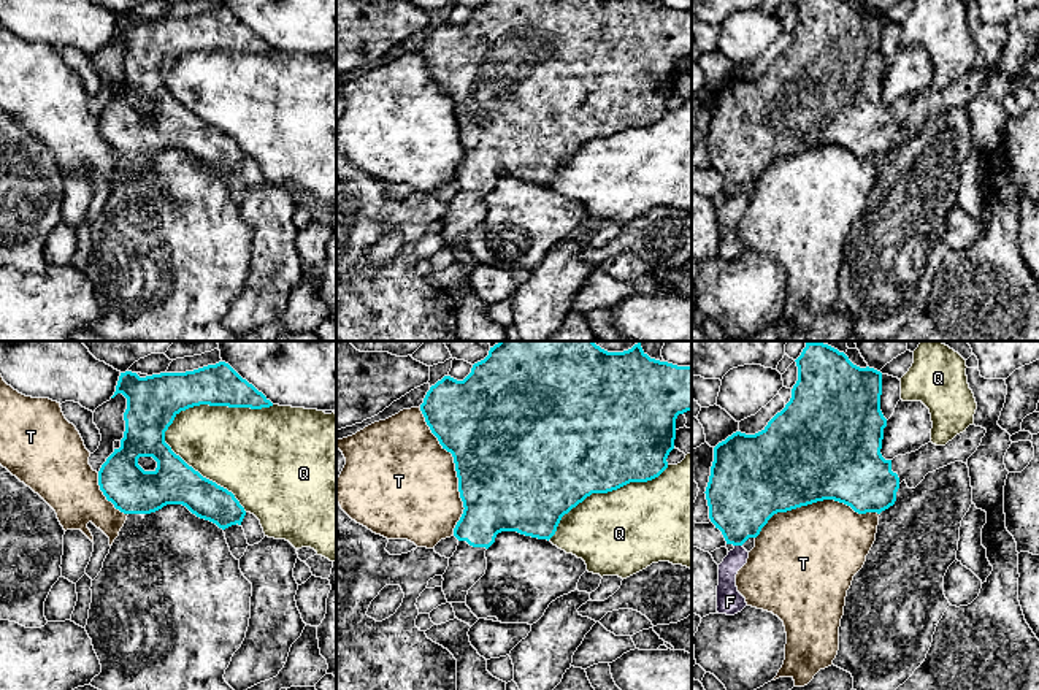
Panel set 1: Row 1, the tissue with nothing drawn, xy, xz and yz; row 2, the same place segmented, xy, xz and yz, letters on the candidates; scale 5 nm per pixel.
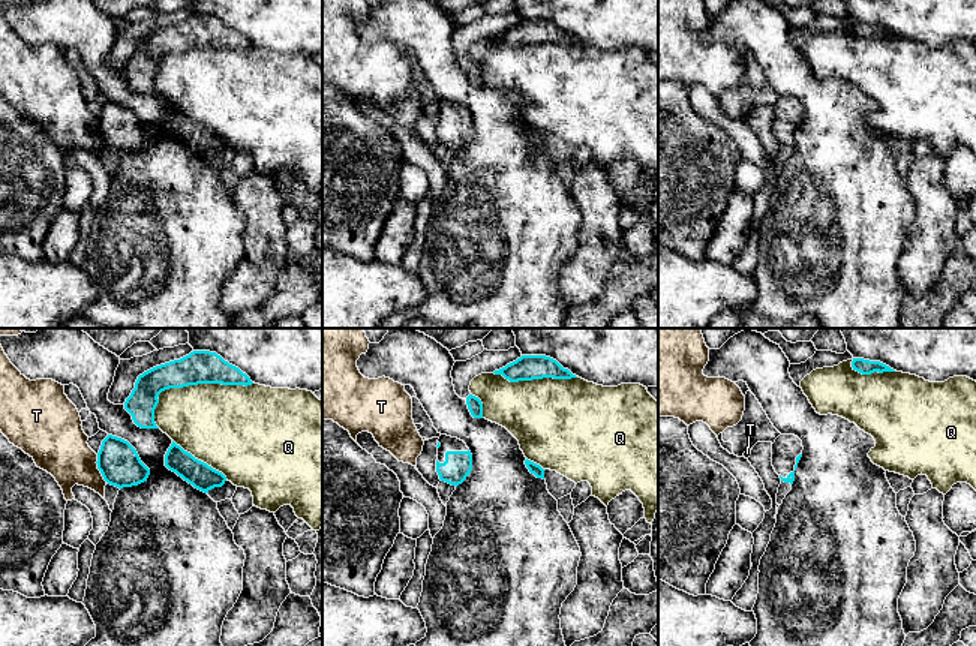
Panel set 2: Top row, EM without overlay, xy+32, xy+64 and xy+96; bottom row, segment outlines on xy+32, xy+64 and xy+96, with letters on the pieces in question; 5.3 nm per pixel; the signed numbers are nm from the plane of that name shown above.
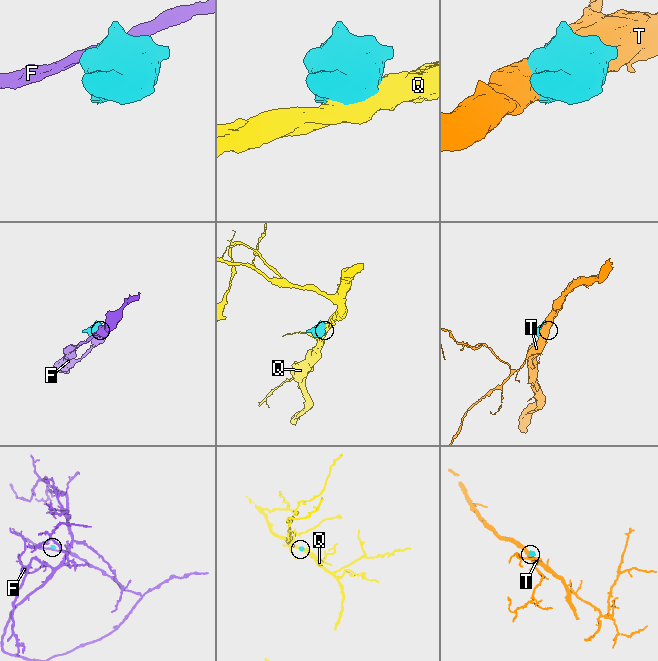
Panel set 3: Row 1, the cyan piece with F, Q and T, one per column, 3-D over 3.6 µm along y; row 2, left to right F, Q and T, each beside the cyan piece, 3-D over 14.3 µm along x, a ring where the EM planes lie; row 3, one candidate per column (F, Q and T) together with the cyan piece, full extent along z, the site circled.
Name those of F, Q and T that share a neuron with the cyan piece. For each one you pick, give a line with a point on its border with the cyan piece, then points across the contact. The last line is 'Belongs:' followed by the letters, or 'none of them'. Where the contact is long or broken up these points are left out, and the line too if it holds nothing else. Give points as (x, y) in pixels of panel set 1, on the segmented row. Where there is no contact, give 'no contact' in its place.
Belongs: none of them

